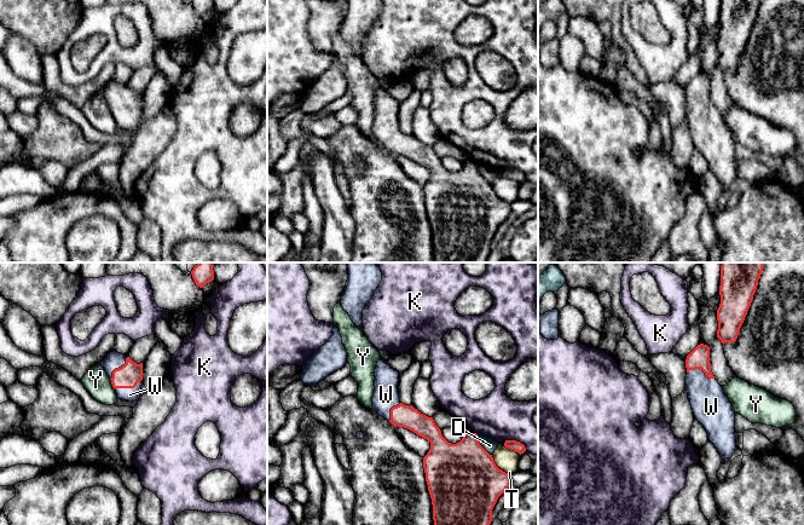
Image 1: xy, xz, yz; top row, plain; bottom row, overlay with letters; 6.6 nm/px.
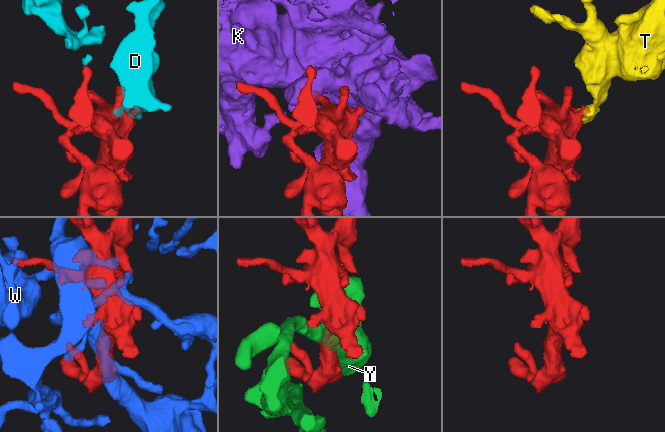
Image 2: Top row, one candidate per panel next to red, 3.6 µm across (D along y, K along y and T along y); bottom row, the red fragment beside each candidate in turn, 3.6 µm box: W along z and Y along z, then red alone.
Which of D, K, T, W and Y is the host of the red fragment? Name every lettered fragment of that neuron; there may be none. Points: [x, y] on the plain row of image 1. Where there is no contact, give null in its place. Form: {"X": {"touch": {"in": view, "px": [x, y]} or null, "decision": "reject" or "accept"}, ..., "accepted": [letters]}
{"D": {"touch": {"in": "xz", "px": [480, 174]}, "decision": "reject"}, "K": {"touch": {"in": "xz", "px": [518, 171]}, "decision": "reject"}, "T": {"touch": {"in": "xz", "px": [497, 196]}, "decision": "reject"}, "W": {"touch": {"in": "yz", "px": [700, 98]}, "decision": "accept"}, "Y": {"touch": {"in": "xy", "px": [111, 113]}, "decision": "reject"}, "accepted": ["W"]}

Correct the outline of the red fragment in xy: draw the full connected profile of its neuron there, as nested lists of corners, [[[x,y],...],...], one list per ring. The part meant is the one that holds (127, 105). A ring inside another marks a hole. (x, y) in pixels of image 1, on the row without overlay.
[[[112,79],[100,92],[111,109],[117,127],[133,131],[140,128],[143,114],[143,92],[137,93],[129,86]]]

